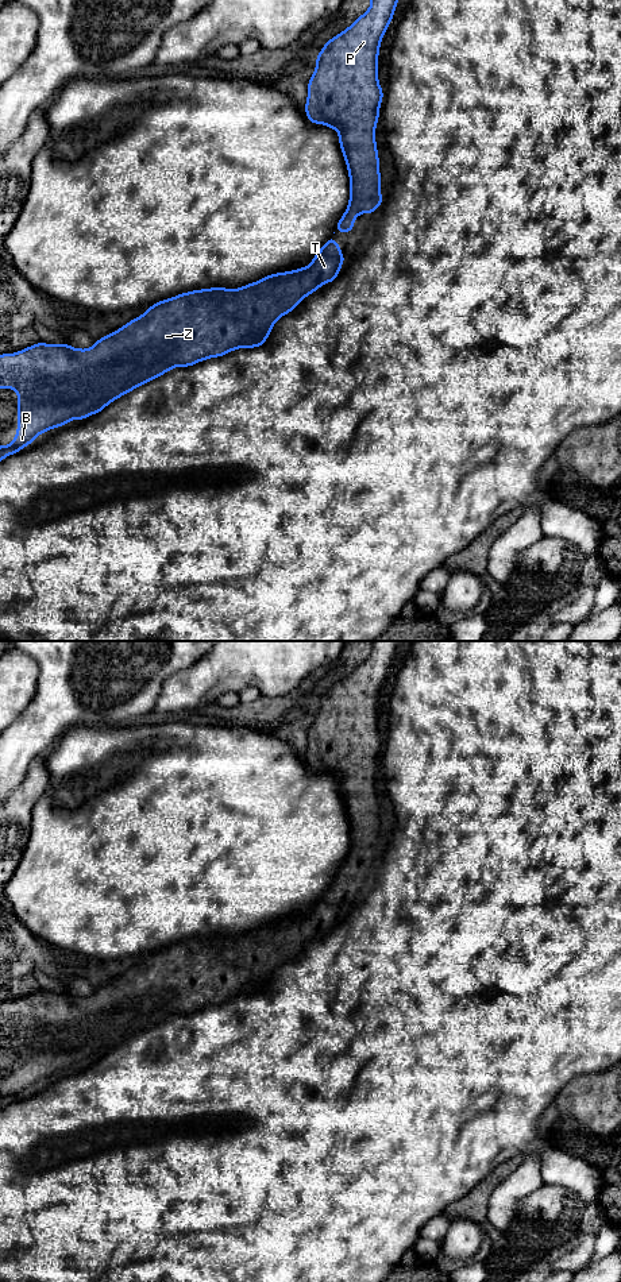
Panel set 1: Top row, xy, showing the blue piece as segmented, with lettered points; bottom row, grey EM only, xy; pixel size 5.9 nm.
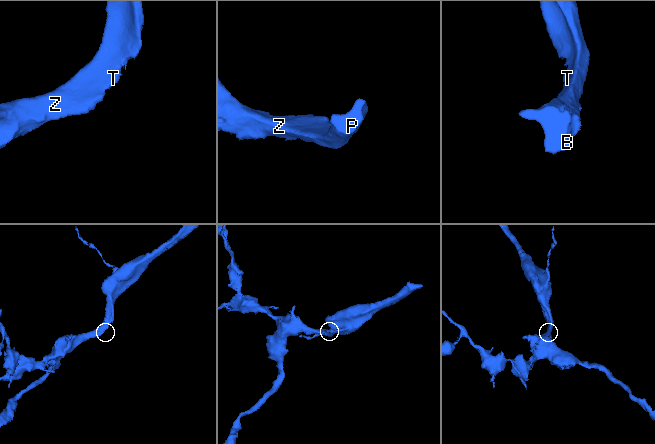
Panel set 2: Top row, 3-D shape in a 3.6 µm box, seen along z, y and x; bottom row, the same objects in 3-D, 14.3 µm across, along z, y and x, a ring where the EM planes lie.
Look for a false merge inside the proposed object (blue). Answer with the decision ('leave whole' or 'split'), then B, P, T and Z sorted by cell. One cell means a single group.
leave whole; groups B P T Z

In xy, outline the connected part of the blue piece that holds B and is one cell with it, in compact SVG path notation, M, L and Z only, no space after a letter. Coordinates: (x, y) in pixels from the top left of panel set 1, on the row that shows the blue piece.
M332 235L308 267L270 274L240 289L216 286L159 301L144 314L96 340L89 350L38 341L16 354L1 354L0 389L18 391L18 432L11 445L0 445L0 462L32 444L35 436L65 426L72 418L82 421L97 414L119 397L177 366L190 367L238 348L263 345L275 321L321 285L335 281L344 260Z

